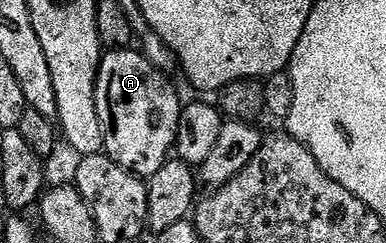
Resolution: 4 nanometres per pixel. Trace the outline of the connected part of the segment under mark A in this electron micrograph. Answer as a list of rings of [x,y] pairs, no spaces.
[[[110,48],[101,55],[94,71],[96,120],[100,120],[102,150],[118,166],[139,176],[149,176],[168,160],[175,145],[179,114],[183,103],[170,87],[163,71],[153,66],[145,54],[126,48]]]

